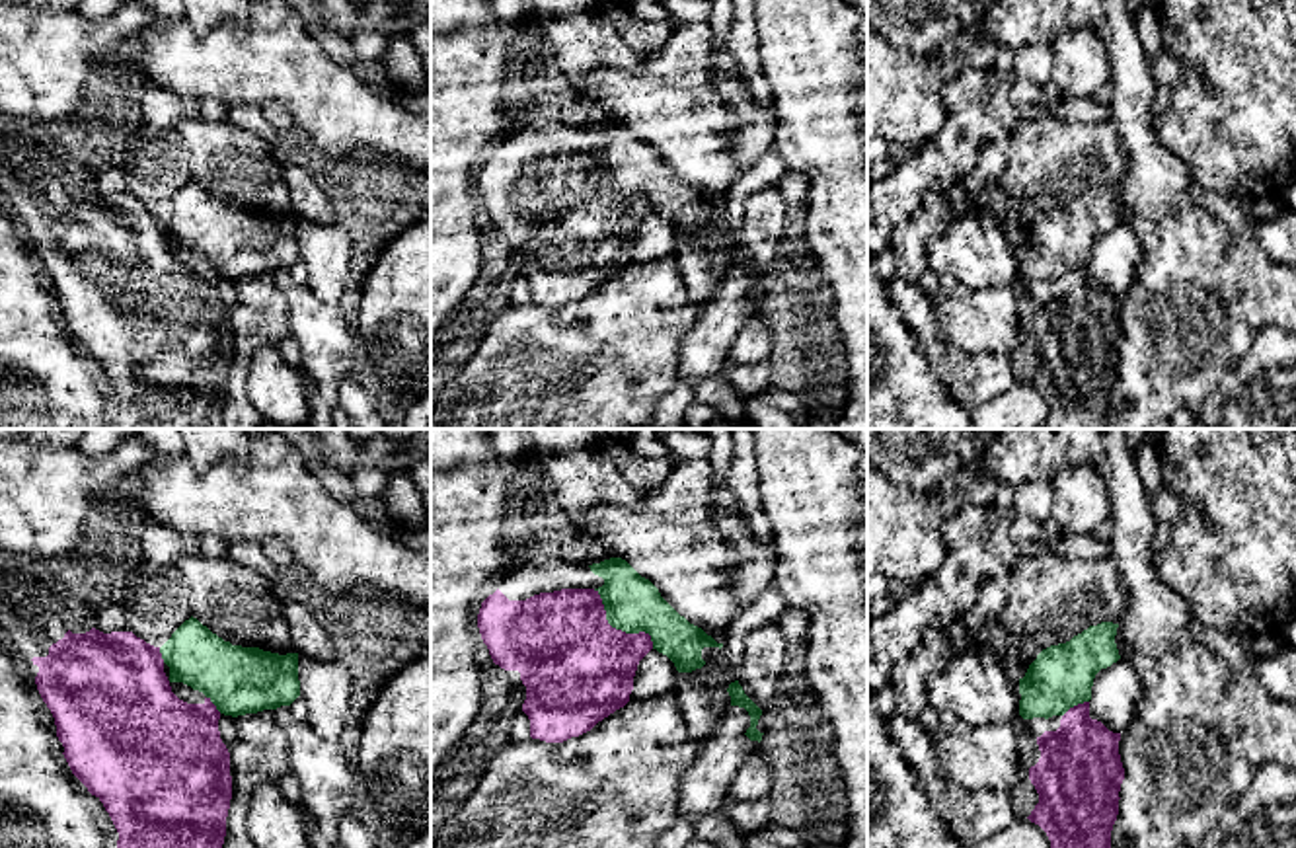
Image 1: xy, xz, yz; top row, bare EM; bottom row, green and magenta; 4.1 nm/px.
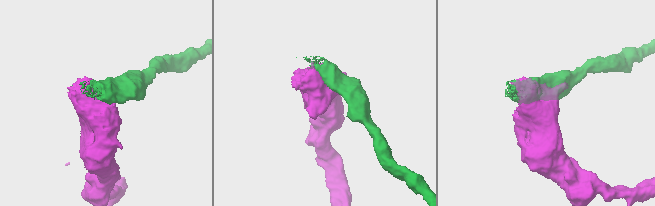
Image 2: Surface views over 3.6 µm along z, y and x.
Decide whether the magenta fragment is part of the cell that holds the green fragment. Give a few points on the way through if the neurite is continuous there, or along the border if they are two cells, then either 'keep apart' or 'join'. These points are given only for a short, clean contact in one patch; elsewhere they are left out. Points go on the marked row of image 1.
keep apart

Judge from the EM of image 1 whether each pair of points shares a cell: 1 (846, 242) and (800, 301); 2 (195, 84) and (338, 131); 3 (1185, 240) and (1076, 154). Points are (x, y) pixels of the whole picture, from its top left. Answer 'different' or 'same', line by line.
1: different
2: same
3: different

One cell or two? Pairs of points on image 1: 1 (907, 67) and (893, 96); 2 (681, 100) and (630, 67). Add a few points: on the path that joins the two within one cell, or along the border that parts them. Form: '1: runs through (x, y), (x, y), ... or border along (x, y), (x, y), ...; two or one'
1: runs through (907, 75), (907, 82), (901, 88); one
2: border along (646, 57), (646, 71), (642, 75), (597, 69); two

